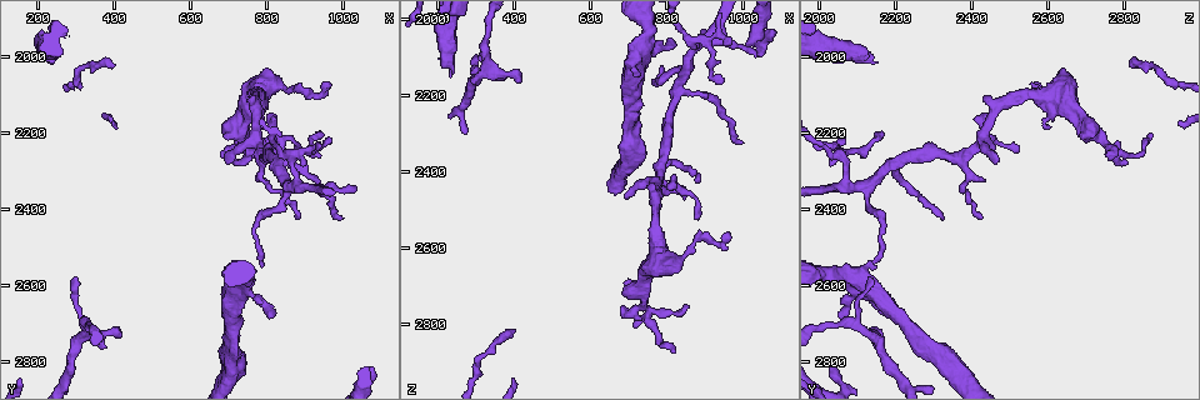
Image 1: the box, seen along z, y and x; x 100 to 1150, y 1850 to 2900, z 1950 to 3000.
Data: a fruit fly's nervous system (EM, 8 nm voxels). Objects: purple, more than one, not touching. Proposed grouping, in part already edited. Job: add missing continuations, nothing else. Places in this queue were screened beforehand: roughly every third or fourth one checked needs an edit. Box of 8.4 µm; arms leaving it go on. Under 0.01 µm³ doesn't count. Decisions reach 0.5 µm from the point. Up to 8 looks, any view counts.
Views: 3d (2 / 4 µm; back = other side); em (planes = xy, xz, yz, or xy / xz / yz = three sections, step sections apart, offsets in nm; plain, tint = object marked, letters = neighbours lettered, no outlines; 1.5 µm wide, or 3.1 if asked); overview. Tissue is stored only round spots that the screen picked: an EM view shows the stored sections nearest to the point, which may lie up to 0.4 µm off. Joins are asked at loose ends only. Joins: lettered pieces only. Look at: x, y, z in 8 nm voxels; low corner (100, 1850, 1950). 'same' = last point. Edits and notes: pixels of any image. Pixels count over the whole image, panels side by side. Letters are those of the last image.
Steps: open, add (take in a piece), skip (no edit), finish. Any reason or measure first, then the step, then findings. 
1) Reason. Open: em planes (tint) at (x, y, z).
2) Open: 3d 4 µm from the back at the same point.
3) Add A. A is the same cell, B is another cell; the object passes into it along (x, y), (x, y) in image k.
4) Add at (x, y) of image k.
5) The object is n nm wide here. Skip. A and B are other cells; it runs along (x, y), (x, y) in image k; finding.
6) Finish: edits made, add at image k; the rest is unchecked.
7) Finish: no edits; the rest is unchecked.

Free end. Open: em planes (letters) at (300, 2585, 2140).

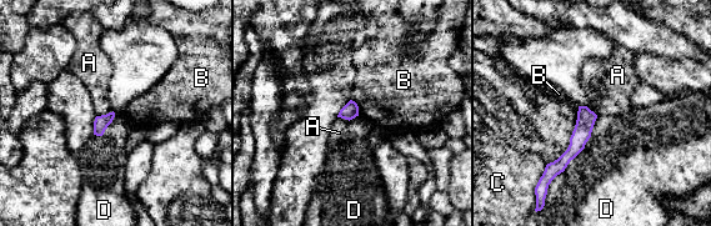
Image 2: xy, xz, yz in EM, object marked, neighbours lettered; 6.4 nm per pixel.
Skip. A, B, C and D are other cells; it runs along (584, 109), (576, 146), (549, 176) in image 2; none of them fits.

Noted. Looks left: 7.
Thin end. Open: 3d 2 µm at (400, 2025, 2815).

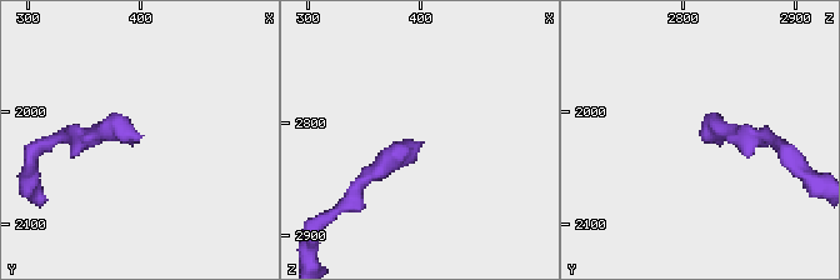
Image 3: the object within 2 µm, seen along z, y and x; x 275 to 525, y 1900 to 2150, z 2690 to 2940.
Open: em planes (letters) at (406, 2022, 2816).

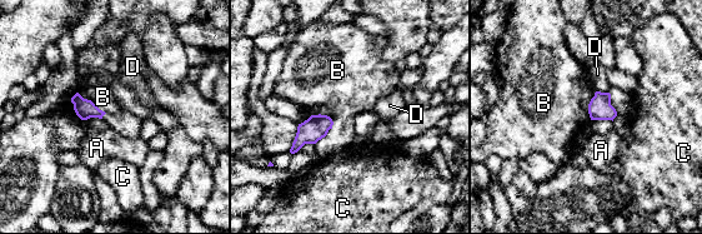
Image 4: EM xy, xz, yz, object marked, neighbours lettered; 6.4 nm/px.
Skip. A, B, C and D are other cells; a border runs along (326, 114), (332, 127), (315, 143) in image 4; none of them fits.

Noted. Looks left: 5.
An open end. Open: 3d 4 µm at (685, 2245, 2750).

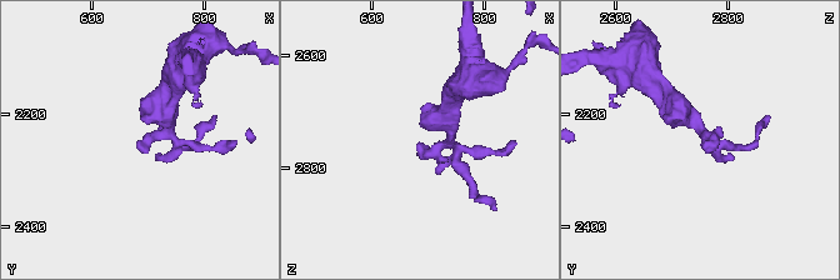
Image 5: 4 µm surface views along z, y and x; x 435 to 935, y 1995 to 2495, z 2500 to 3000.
The arms are 170, 280 nm wide; need the tissue. Open: em planes (letters) at (680, 2250, 2755).

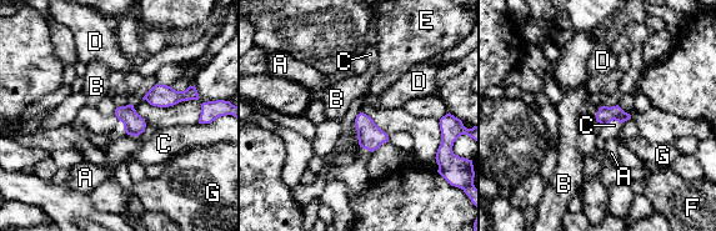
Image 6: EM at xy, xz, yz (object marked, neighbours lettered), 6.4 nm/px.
Skip. A, B, C, D, E, F and G are other cells; a border runs along (620, 122), (614, 120), (604, 126) in image 6; none of them fits.

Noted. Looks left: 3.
Finish: no edits; the rest is unchecked.

